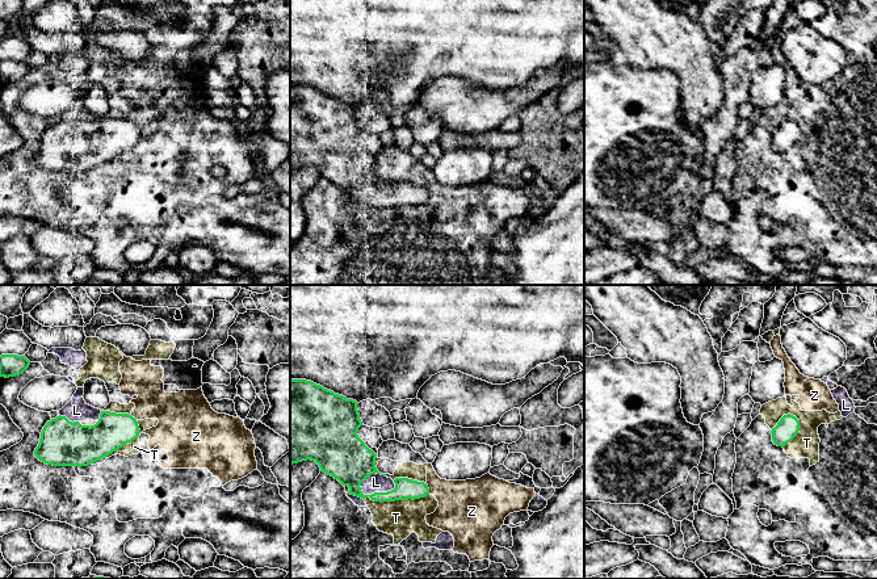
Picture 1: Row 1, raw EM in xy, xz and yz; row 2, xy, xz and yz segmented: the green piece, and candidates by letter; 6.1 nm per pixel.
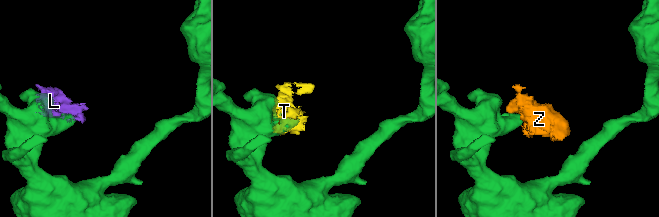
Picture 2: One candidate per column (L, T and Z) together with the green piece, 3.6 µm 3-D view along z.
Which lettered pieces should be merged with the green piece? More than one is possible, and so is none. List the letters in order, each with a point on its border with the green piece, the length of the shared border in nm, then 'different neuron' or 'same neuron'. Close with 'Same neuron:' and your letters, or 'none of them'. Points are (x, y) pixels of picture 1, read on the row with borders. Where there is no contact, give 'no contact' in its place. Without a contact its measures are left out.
L: meets green in xz at (376, 493); contact 240 nm long; different neuron
T: meets green in xz at (395, 499); contact 400 nm long; different neuron
Z: meets green in xz at (428, 489); contact 70 nm long; different neuron
Same neuron: none of them

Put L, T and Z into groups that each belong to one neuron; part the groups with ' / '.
L T Z

